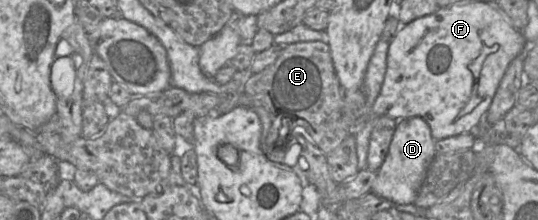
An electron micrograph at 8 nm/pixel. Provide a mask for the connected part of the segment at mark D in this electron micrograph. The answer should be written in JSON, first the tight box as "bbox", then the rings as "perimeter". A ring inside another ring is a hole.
{"bbox":[371,117,436,204],"perimeter":[[[411,117],[397,121],[388,153],[376,173],[371,192],[394,204],[413,204],[436,154],[435,140],[423,118]]]}

